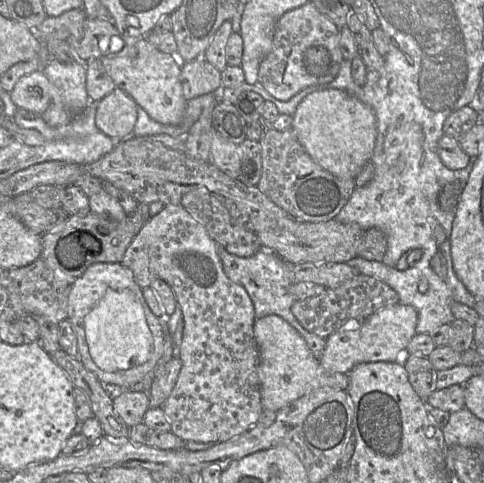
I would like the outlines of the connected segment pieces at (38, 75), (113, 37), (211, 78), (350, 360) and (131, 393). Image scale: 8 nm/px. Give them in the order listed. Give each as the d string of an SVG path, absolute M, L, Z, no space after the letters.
M43 70L22 76L10 92L11 99L18 108L38 115L46 111L57 94L57 89Z
M87 18L83 28L84 35L79 42L67 42L83 63L120 52L125 46L122 34L112 22Z
M203 57L182 63L180 80L186 101L192 98L219 92L222 86L221 71Z
M395 304L378 310L368 318L358 323L346 324L331 334L327 340L321 359L319 360L322 368L329 373L348 374L352 368L361 363L371 362L395 362L398 353L407 348L410 340L416 334L418 323L418 313L410 305Z
M110 388L115 391L113 394L114 409L126 425L130 428L142 423L149 409L148 395L141 390Z

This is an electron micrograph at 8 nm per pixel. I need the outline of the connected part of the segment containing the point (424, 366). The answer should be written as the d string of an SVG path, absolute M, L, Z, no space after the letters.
M409 356L405 364L409 382L416 394L426 402L435 391L437 383L437 370L426 357Z

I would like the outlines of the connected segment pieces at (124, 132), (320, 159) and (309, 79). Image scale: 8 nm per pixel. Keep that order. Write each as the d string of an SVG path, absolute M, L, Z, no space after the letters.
M115 87L109 95L98 102L95 124L115 142L133 137L137 107L136 102L126 92Z
M328 88L312 92L299 103L292 117L291 129L300 144L319 166L331 174L355 179L363 166L371 160L377 135L376 116L370 106L346 91Z
M312 2L284 13L276 23L272 49L259 65L257 82L283 102L309 86L330 83L344 60L339 39L340 29Z

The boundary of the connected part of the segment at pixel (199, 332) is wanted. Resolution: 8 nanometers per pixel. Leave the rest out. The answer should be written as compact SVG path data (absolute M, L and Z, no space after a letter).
M167 205L154 216L151 216L143 225L138 234L131 241L127 247L121 264L130 269L133 273L134 280L137 285L143 289L149 287L152 281L160 278L165 281L173 290L177 302L182 309L184 320L184 331L182 337L182 344L180 349L180 360L182 367L177 379L177 382L169 396L169 398L162 405L170 425L171 432L180 437L183 441L196 441L201 443L221 443L227 441L243 432L251 429L256 424L263 412L261 403L261 387L258 373L259 368L259 350L254 336L255 311L253 303L246 292L246 290L234 282L232 282L225 274L216 251L217 242L215 242L207 233L205 227L196 221L182 205Z

